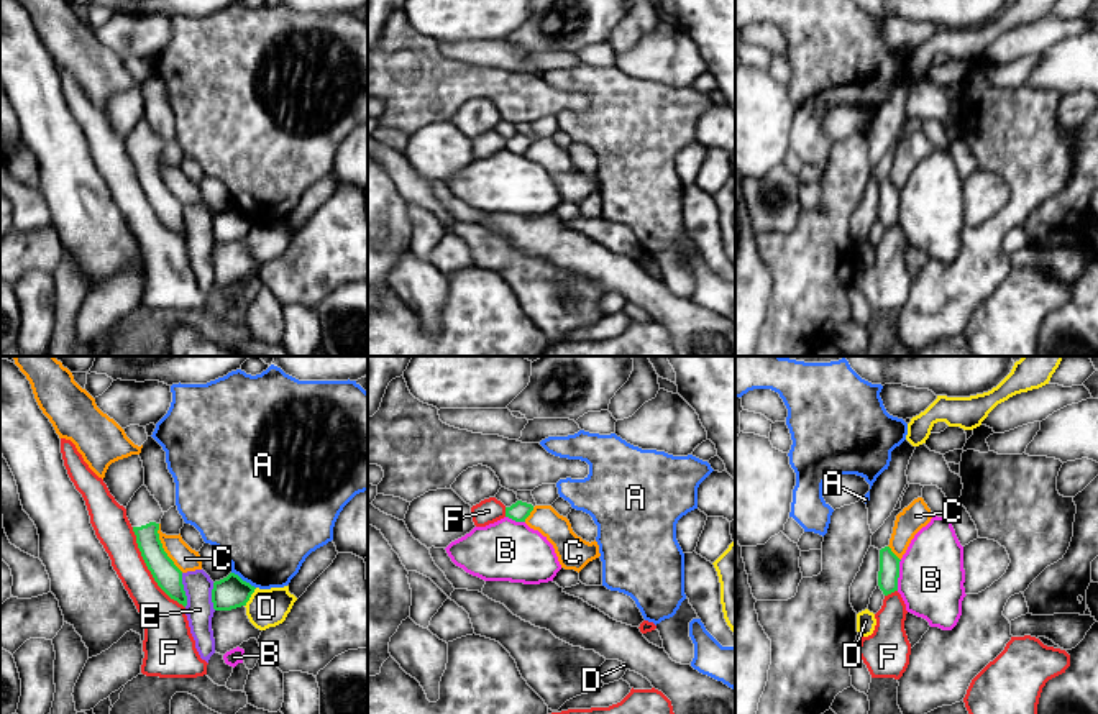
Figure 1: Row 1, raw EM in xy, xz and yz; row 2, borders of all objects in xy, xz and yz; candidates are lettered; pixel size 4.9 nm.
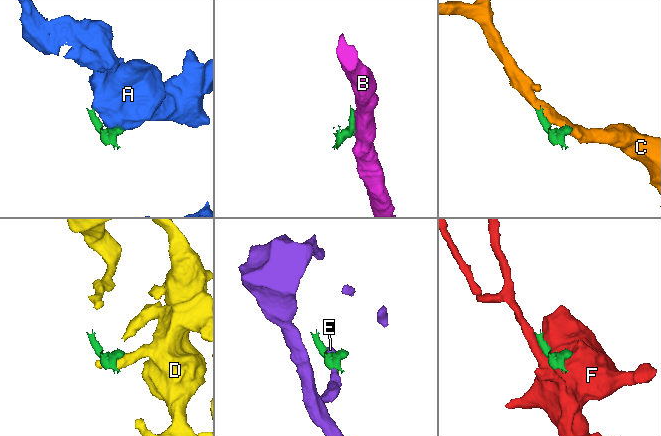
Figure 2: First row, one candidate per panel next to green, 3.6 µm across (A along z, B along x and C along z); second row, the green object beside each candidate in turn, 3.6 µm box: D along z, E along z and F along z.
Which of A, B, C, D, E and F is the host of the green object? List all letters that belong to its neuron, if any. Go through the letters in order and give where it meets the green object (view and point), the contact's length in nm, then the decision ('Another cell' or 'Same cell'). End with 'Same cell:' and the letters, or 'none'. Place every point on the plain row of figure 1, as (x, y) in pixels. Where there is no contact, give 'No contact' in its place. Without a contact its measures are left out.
A: Touches green at xy (242, 212). Shared border 150 nm. Another cell
B: Touches green at yz (898, 207). Shared border 150 nm. Another cell
C: Touches green at xy (163, 181). Shared border 260 nm. Another cell
D: Touches green at xy (250, 228). Shared border 110 nm. Another cell
E: Touches green at xy (182, 222). Shared border 170 nm. Another cell
F: Touches green at xy (148, 201). Shared border 480 nm. Another cell
Same cell: none

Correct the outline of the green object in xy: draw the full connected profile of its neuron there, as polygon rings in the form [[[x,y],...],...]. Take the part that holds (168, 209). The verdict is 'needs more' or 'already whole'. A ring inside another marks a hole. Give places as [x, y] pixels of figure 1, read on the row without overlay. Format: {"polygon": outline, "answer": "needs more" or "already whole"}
{"polygon": [[[143,117],[125,141],[141,189],[154,213],[171,231],[185,240],[187,228],[182,217],[182,204],[167,189],[159,172],[158,162],[164,148],[159,135]]], "answer": "needs more"}

